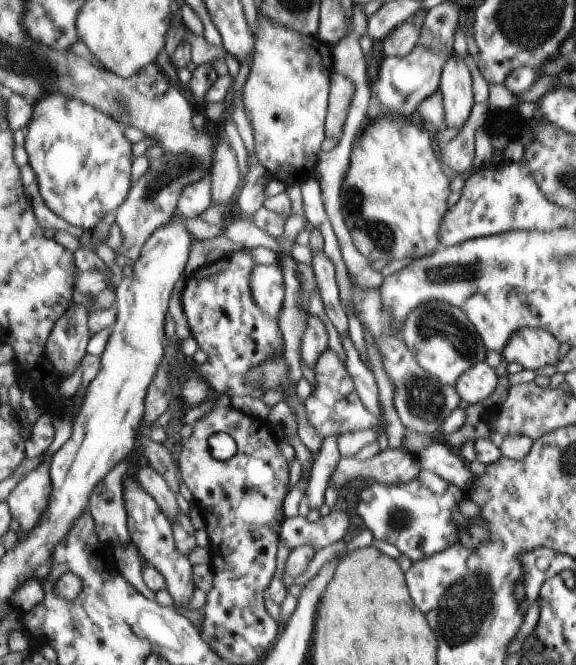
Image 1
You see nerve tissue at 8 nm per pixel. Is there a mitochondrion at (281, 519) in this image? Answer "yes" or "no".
no

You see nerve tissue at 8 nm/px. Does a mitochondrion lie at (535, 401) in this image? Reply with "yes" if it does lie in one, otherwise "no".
no

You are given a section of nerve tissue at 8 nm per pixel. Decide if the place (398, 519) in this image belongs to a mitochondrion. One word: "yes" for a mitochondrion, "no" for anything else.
yes

